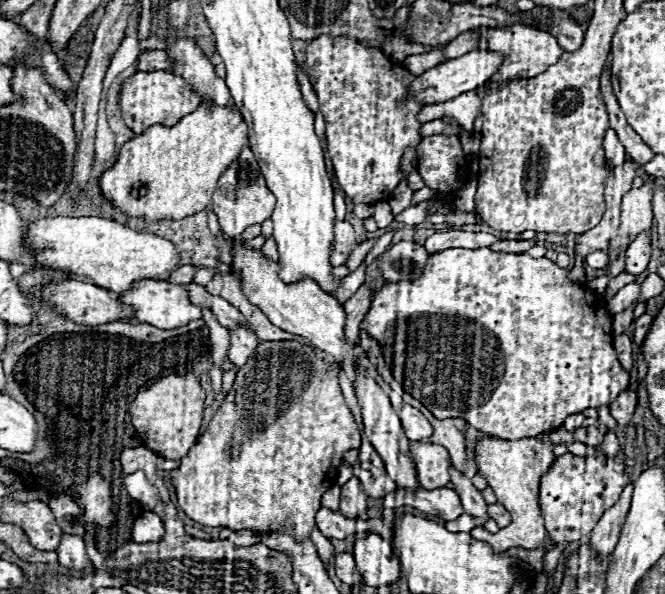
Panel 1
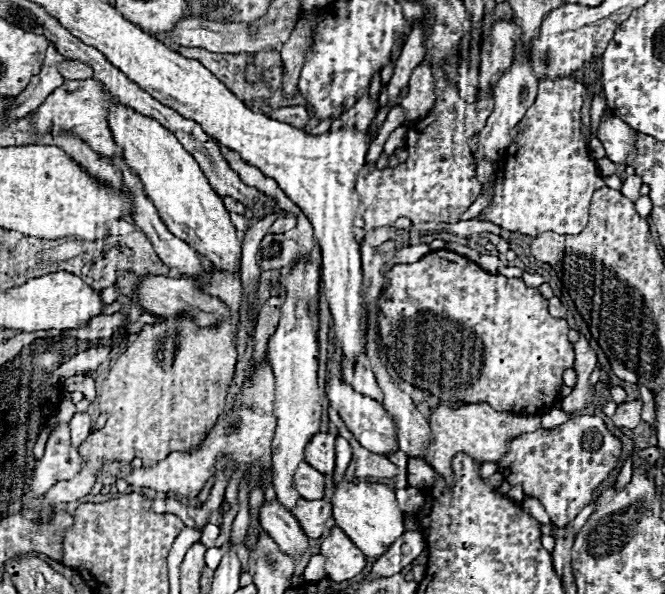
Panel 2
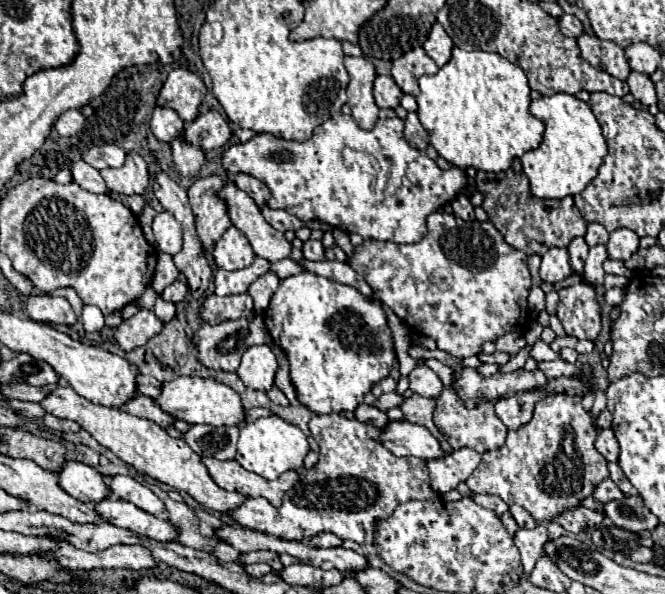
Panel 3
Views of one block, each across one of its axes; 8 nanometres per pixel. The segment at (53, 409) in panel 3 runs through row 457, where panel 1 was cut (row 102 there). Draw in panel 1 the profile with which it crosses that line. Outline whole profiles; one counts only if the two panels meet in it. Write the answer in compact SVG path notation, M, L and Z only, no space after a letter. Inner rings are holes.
M158 70L158 72L136 72L134 76L126 78L122 82L122 90L118 94L120 112L124 118L124 124L134 132L142 134L146 128L154 124L162 124L166 128L172 128L180 118L184 118L188 112L194 112L200 104L200 96L190 90L184 78L174 76L170 72Z

